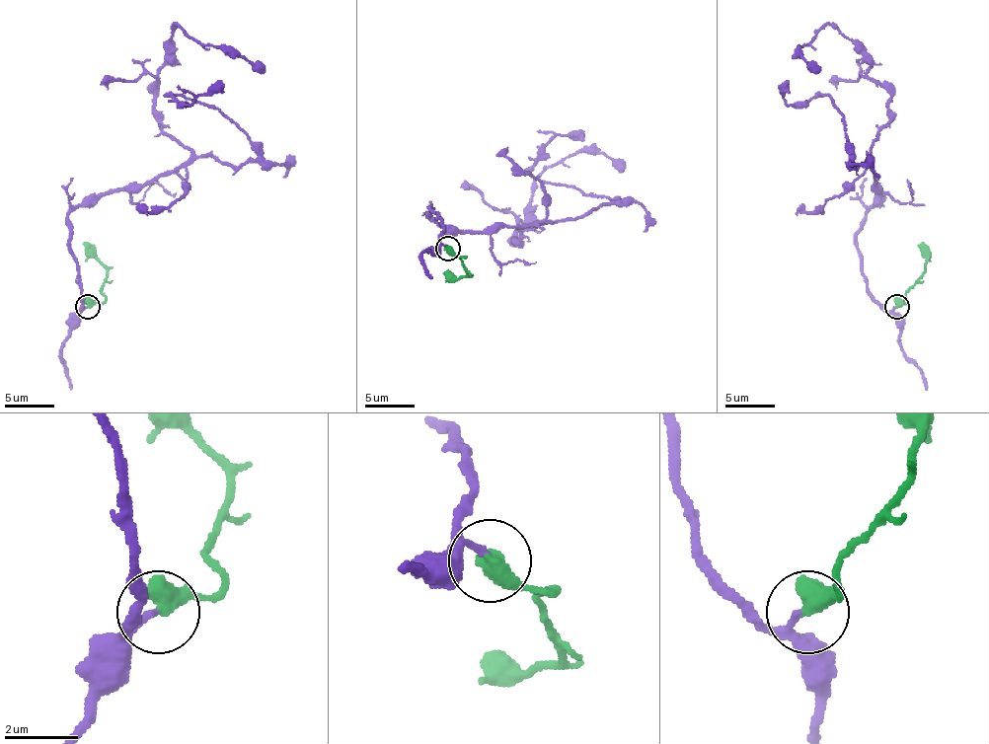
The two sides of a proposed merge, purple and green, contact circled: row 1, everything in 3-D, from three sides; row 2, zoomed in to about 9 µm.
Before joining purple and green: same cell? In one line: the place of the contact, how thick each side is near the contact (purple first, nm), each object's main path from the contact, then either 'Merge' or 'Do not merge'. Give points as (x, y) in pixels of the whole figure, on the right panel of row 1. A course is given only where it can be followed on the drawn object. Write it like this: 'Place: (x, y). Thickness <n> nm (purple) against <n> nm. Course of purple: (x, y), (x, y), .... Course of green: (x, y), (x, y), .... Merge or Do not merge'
Place: (897, 307). Thickness 160 nm (purple) against 600 nm. Course of purple: (896, 307), (867, 287), (857, 248), (879, 195), (872, 149), (889, 92), (824, 26), (799, 50), (814, 72). Course of green: (896, 307), (906, 300), (909, 287), (924, 270), (926, 248), (921, 243). Merge

